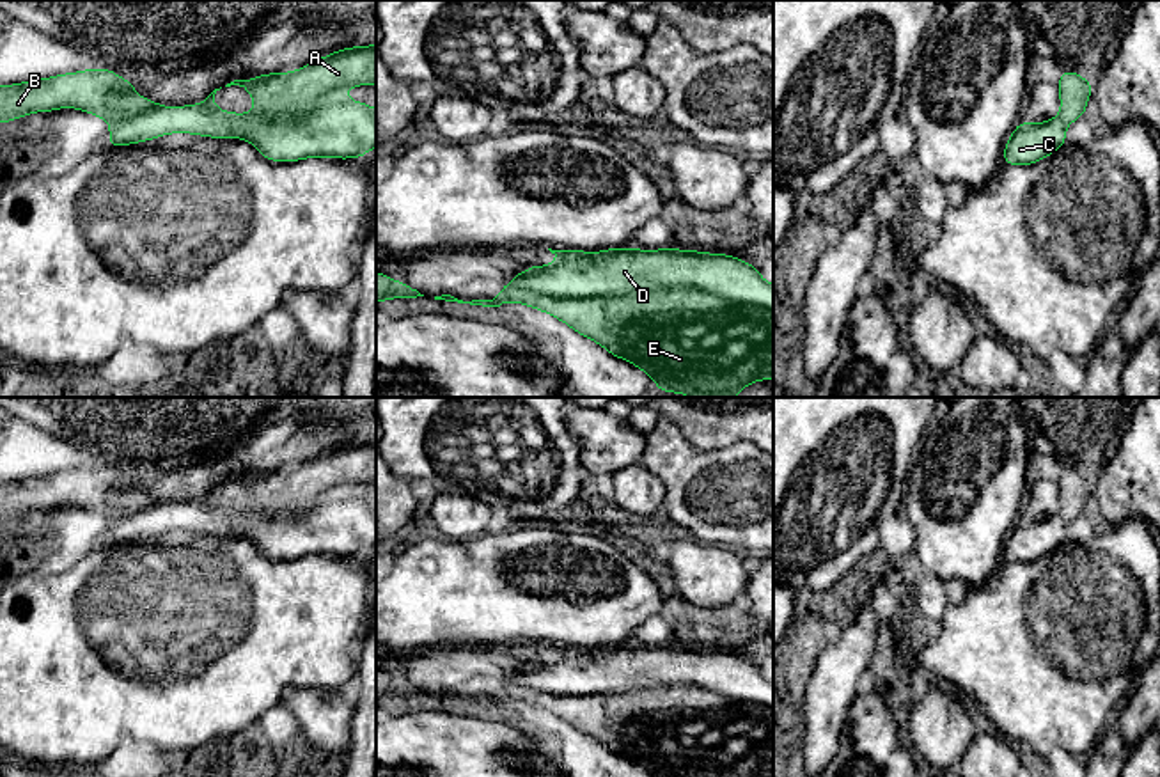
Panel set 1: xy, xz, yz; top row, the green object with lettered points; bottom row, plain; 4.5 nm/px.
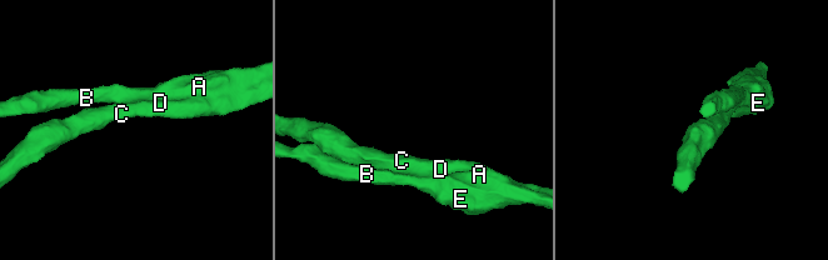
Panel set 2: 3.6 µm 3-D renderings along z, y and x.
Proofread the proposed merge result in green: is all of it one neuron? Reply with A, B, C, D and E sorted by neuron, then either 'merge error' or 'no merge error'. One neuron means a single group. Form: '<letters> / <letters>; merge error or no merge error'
A B E / C D; merge error

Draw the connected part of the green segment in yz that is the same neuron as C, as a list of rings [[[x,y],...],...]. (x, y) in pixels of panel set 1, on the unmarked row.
[[[1061,514],[1031,522],[1022,518],[1004,545],[1002,562],[1032,562],[1054,552],[1066,539],[1066,522]]]

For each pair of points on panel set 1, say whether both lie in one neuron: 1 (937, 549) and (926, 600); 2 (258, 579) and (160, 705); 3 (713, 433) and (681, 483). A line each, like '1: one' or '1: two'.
1: two
2: one
3: two

